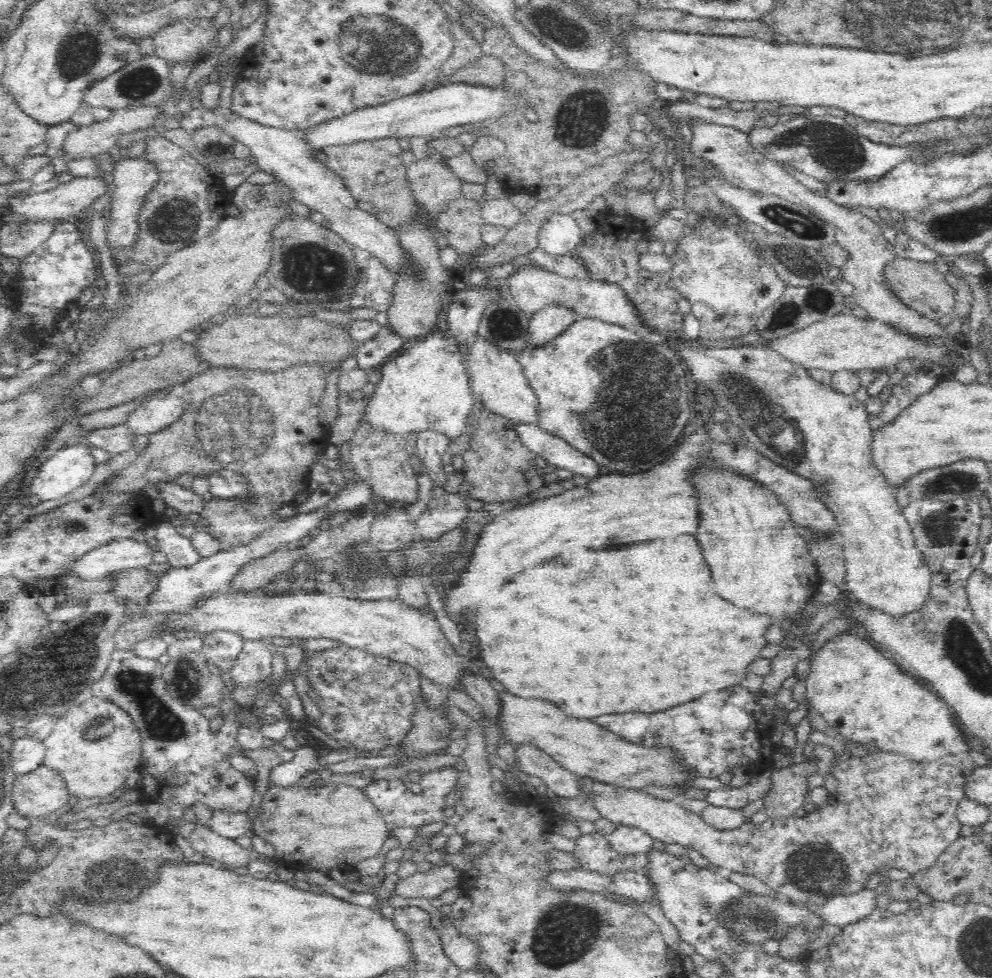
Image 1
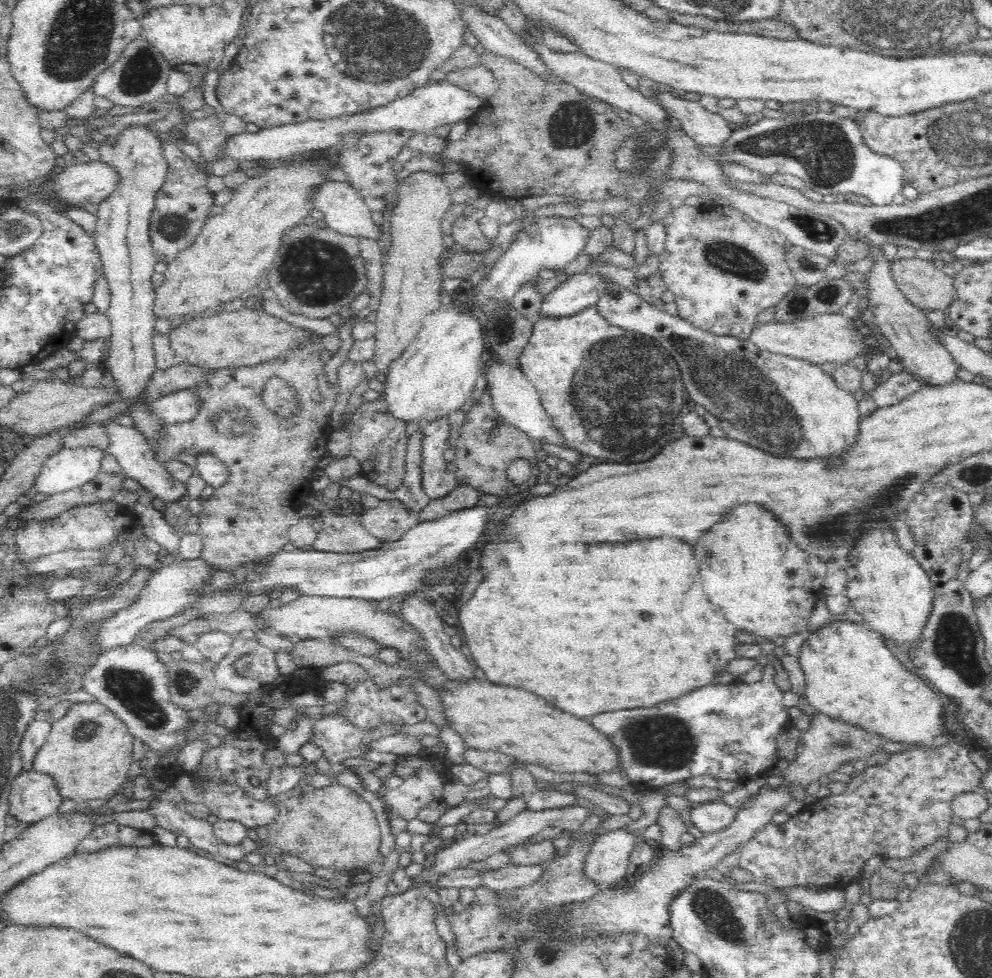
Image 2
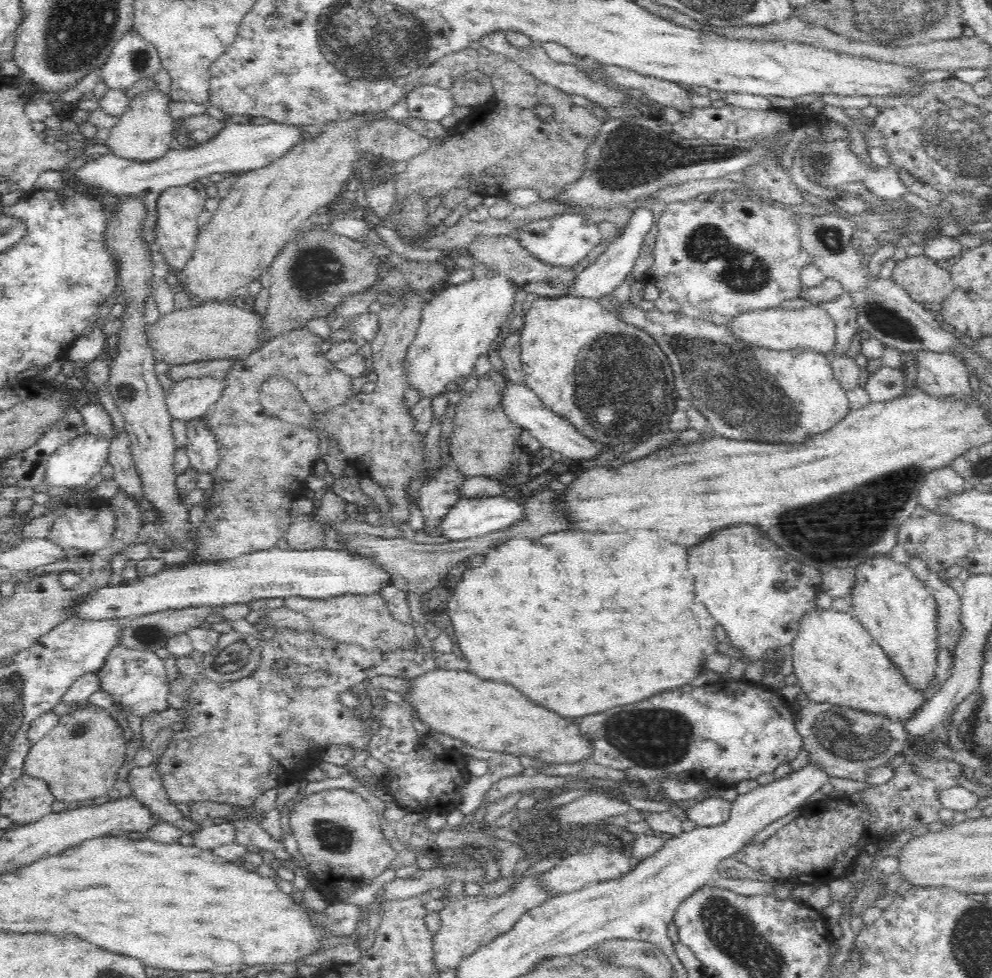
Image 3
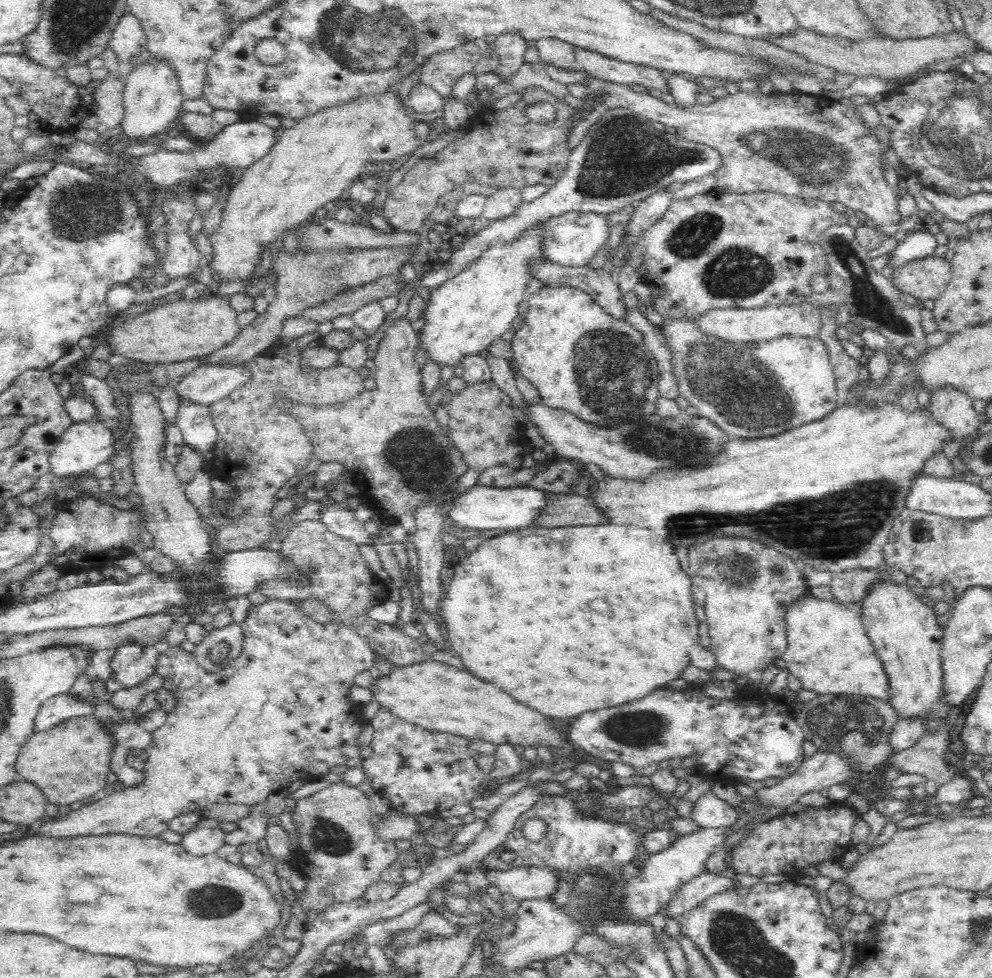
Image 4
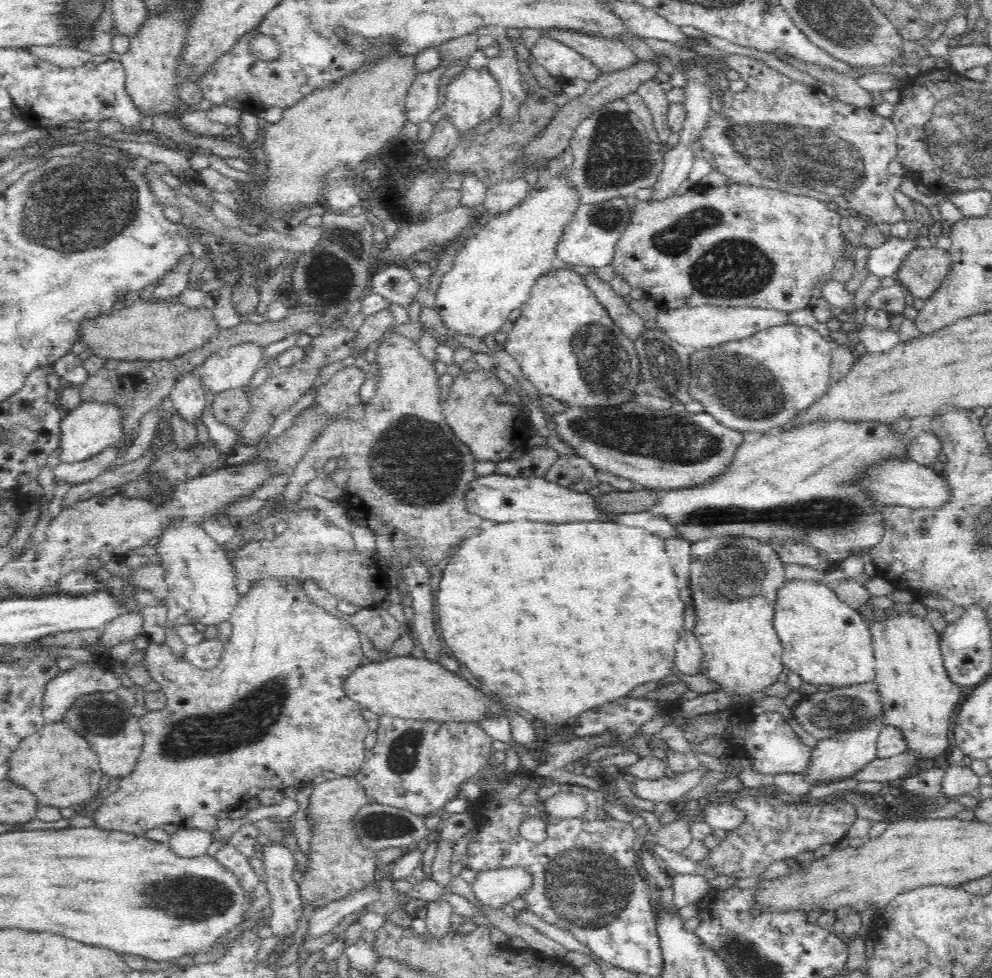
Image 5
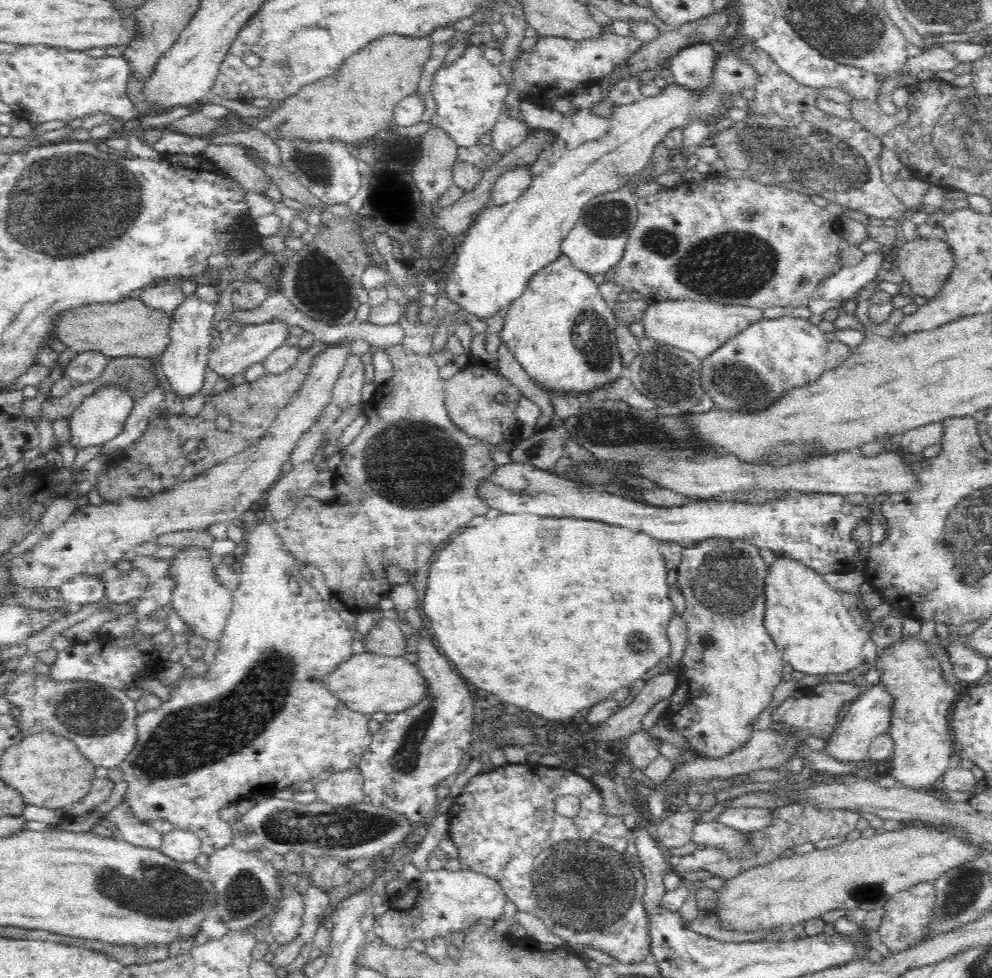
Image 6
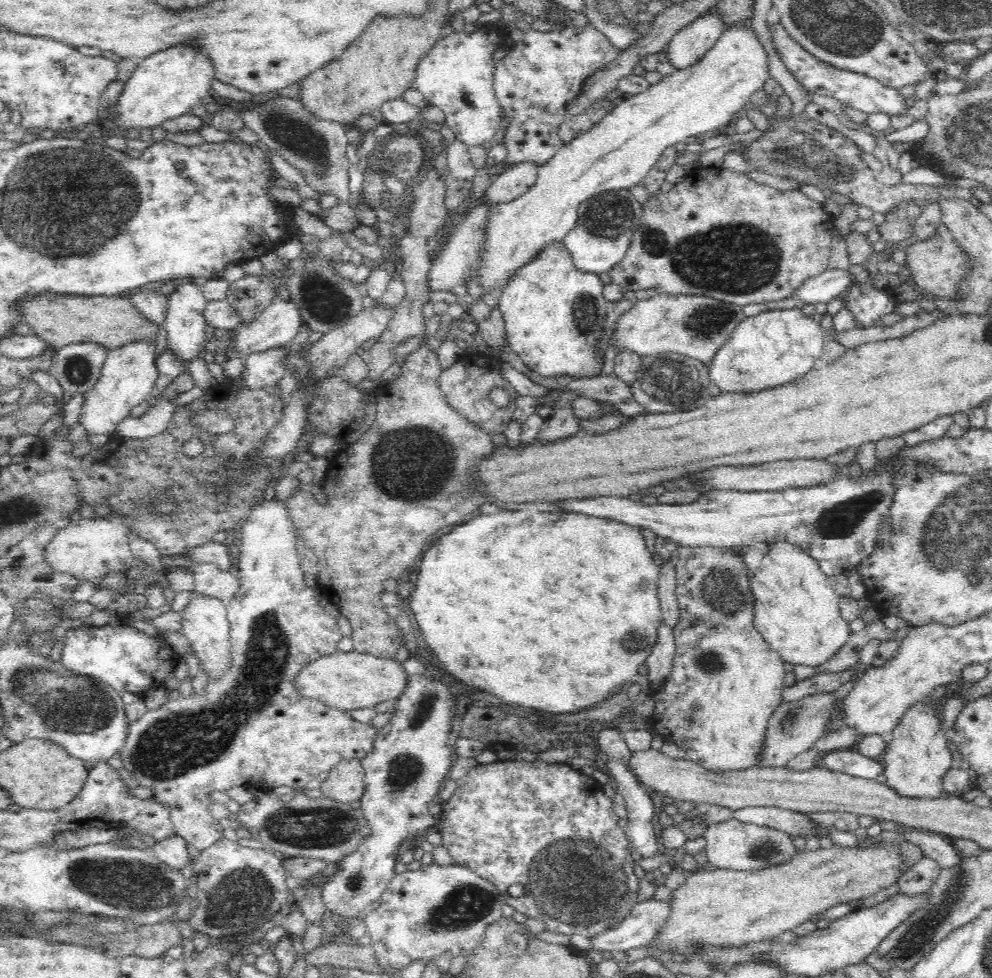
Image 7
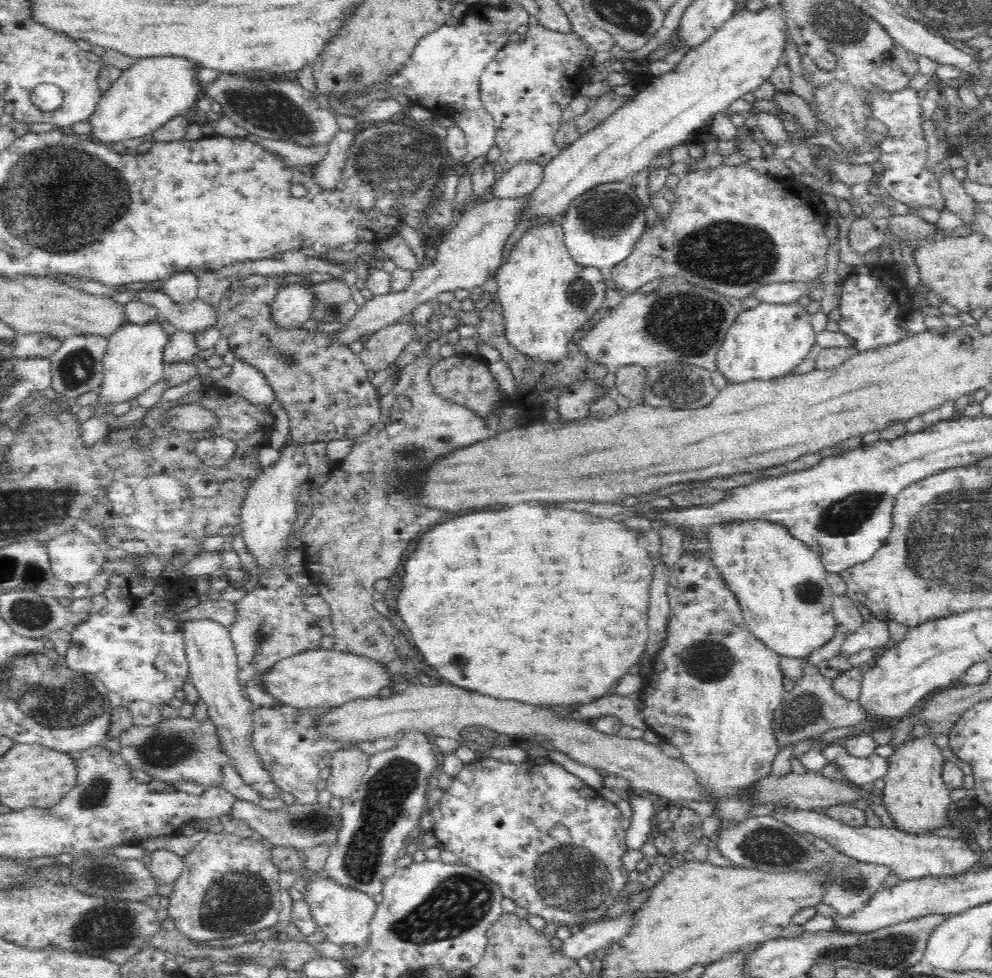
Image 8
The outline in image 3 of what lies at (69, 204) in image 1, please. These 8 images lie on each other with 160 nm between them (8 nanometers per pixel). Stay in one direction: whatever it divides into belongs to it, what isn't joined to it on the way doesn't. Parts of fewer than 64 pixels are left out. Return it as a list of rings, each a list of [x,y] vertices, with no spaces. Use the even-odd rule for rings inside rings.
[[[228,120],[224,128],[206,144],[181,148],[174,145],[164,158],[154,162],[136,162],[118,158],[112,153],[102,155],[71,174],[71,181],[81,190],[90,192],[96,188],[100,192],[108,192],[112,196],[123,198],[128,195],[138,195],[144,198],[149,207],[149,218],[144,224],[144,237],[154,245],[153,226],[156,220],[156,204],[158,195],[167,188],[185,185],[195,180],[204,180],[215,172],[229,175],[242,174],[246,171],[258,170],[272,164],[272,161],[282,158],[291,152],[306,136],[302,125],[287,125],[271,122],[263,125],[233,123]]]

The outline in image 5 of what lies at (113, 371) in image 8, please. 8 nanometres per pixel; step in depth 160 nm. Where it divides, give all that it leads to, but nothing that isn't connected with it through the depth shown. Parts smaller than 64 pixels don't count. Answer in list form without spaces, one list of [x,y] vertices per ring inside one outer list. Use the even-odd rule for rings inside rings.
[[[83,402],[77,410],[72,413],[65,413],[58,436],[60,438],[60,460],[62,463],[70,465],[88,461],[96,454],[116,446],[121,441],[123,437],[122,415],[114,405]]]

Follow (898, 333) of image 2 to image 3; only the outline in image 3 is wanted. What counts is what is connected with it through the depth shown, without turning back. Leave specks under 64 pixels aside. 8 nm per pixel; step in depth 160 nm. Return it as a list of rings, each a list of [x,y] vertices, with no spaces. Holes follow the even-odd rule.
[[[931,350],[914,351],[916,384],[930,395],[965,398],[970,394],[969,370],[957,355]]]

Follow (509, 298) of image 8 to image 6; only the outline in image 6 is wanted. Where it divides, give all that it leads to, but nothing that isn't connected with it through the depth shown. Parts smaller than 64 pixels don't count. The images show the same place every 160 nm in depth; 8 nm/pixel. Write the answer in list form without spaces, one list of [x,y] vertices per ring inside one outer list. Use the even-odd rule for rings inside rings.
[[[561,254],[556,262],[544,266],[531,278],[524,294],[509,306],[500,337],[538,387],[583,401],[596,394],[596,390],[604,389],[627,375],[628,367],[624,366],[615,336],[617,320],[610,303],[601,295],[599,284],[592,276],[578,270],[568,257]]]

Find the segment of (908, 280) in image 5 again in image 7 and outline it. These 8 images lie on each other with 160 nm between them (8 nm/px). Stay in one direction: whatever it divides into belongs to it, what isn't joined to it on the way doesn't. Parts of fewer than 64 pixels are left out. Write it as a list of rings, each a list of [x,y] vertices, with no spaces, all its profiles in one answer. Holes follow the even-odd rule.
[[[940,236],[925,238],[908,245],[905,252],[906,266],[908,266],[910,276],[916,282],[916,286],[939,298],[955,298],[957,284],[971,269],[971,262],[965,257],[964,251],[956,244],[956,241],[942,240]]]

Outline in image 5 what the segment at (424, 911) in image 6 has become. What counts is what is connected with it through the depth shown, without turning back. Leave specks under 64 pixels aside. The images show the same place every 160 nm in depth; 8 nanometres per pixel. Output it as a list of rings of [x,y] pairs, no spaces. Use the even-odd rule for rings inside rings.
[[[523,866],[512,868],[499,868],[494,870],[480,871],[476,876],[476,883],[471,885],[476,898],[484,905],[492,909],[509,909],[509,905],[517,897],[526,895],[533,890],[535,879],[528,869]]]

